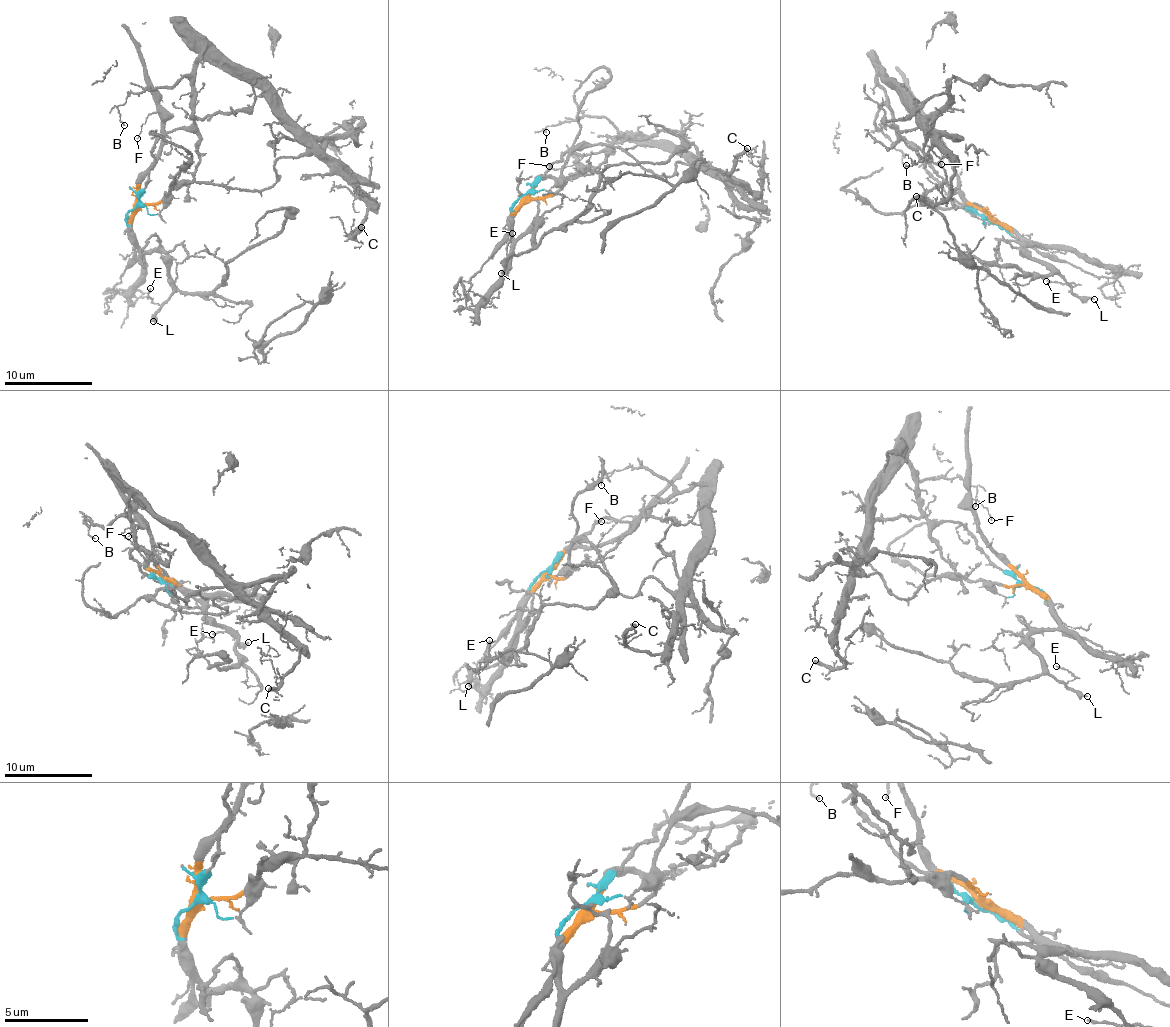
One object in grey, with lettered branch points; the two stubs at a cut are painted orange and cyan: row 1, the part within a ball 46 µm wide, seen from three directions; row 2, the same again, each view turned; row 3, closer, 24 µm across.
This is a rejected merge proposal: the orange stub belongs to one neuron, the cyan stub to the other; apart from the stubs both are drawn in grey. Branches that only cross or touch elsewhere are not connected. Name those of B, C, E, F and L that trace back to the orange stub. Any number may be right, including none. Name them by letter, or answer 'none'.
E, F, L

